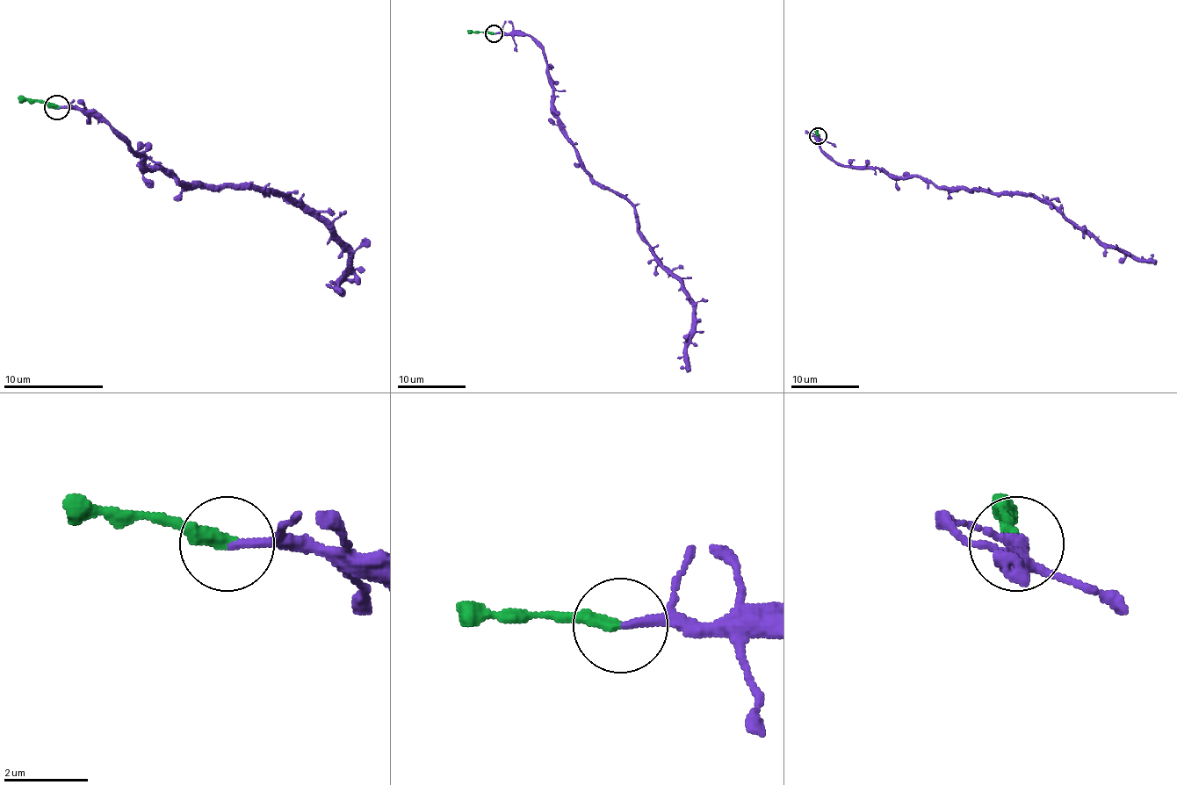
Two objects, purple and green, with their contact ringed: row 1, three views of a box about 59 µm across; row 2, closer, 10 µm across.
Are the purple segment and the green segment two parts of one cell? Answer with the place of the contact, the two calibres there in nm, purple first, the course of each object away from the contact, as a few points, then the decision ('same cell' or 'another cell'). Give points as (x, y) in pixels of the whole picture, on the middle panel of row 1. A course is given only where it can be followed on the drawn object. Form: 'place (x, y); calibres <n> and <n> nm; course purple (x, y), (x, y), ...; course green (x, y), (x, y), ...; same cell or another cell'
place (494, 33); calibres 200 and 320 nm; course purple (494, 34), (542, 49), (564, 138), (633, 207), (682, 284), (693, 306), (682, 367); course green (494, 34), (466, 31); same cell

